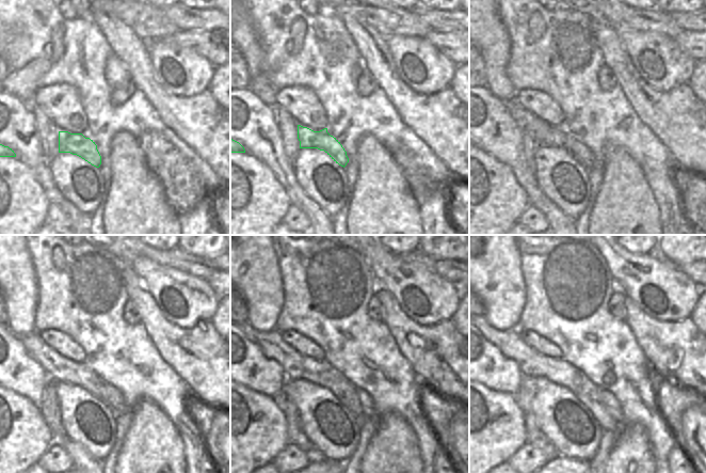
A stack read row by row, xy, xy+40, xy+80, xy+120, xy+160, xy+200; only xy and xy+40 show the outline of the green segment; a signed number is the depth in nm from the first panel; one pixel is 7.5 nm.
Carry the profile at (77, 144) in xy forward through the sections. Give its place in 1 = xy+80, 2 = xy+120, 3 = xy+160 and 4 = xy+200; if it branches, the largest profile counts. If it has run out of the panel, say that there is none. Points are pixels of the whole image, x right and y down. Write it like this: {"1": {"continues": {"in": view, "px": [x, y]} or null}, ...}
{"1": {"continues": {"in": "xy+80", "px": [581, 154]}}, "2": {"continues": {"in": "xy+120", "px": [112, 398]}}, "3": {"continues": {"in": "xy+160", "px": [367, 404]}}, "4": {"continues": {"in": "xy+200", "px": [610, 403]}}}

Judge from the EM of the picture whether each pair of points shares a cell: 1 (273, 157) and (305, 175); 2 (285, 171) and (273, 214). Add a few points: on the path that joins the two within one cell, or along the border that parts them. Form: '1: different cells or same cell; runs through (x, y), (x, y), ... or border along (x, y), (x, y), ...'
1: different cells; border along (291, 160), (294, 178), (303, 190)
2: different cells; border along (267, 164), (291, 203)

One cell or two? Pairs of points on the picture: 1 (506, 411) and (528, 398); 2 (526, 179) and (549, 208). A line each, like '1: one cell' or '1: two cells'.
1: two cells
2: one cell

